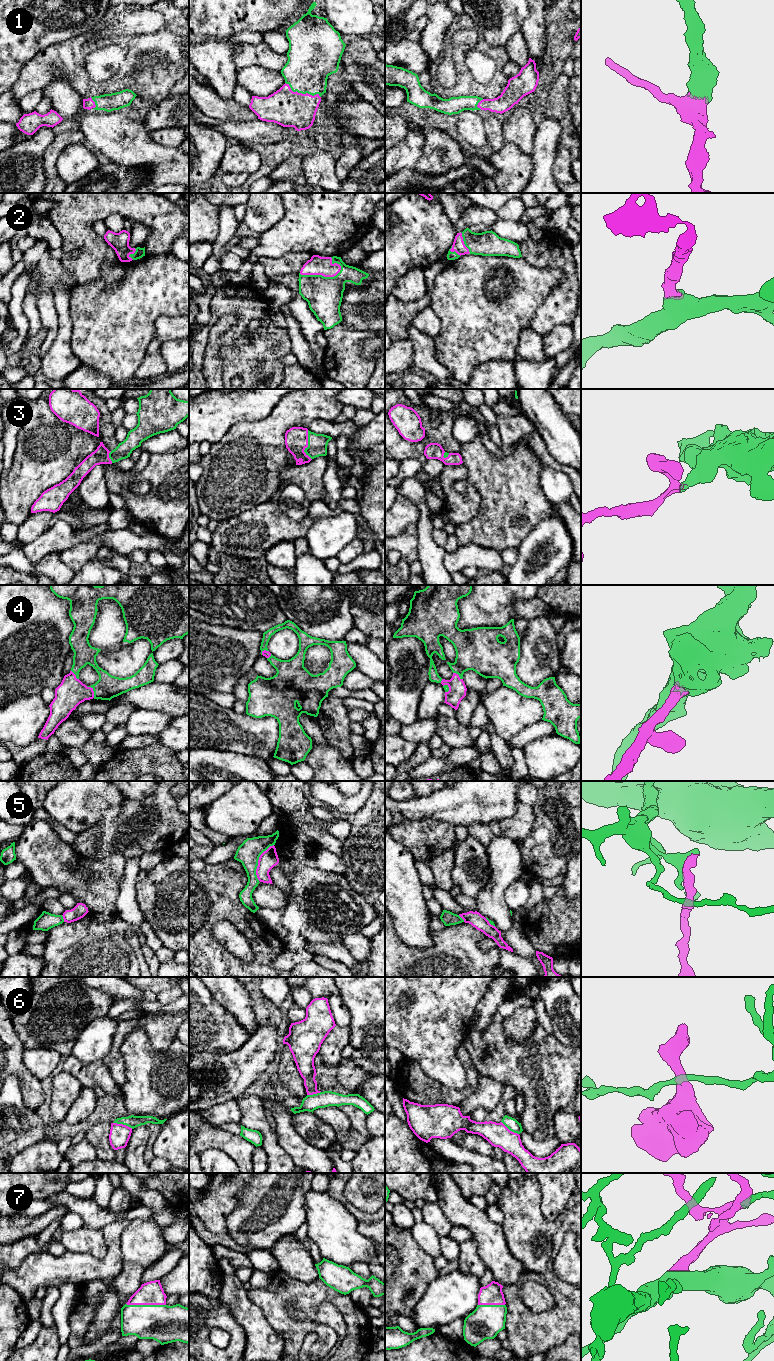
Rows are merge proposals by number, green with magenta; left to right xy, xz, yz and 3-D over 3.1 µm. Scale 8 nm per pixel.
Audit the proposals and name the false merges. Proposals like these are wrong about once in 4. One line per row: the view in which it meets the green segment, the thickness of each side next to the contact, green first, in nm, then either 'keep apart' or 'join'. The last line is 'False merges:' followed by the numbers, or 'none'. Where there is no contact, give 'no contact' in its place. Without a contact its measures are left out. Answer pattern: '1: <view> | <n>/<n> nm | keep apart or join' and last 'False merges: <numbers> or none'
1: xz | 360/280 nm | join
2: xz | 300/160 nm | join
3: xz | 160/190 nm | join
4: xy | 190/220 nm | join
5: xz | 190/150 nm | keep apart
6: xy | 100/160 nm | keep apart
7: xy | 300/190 nm | join
False merges: 5, 6

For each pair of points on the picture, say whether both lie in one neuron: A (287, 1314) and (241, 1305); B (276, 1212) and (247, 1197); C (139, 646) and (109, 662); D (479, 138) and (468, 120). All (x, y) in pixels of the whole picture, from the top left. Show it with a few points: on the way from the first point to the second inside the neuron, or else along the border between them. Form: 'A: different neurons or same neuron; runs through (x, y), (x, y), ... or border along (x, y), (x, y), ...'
A: different neurons; border along (246, 1291), (247, 1297), (261, 1311), (273, 1329)
B: same neuron; runs through (269, 1207), (254, 1201)
C: same neuron; runs through (132, 653), (124, 661), (116, 662)
D: same neuron; runs through (475, 134), (470, 124)

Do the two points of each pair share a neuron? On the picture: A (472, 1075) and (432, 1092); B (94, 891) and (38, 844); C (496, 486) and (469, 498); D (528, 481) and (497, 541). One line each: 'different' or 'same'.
A: same
B: same
C: different
D: same

